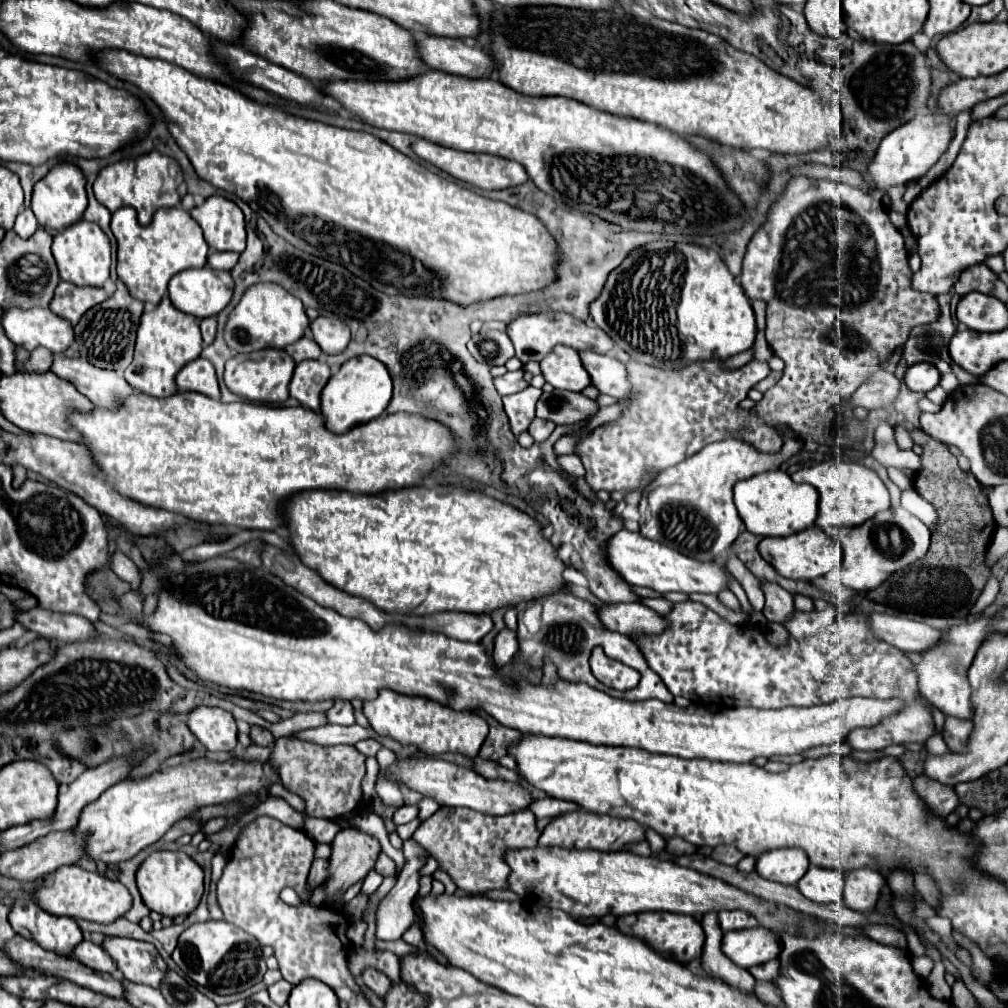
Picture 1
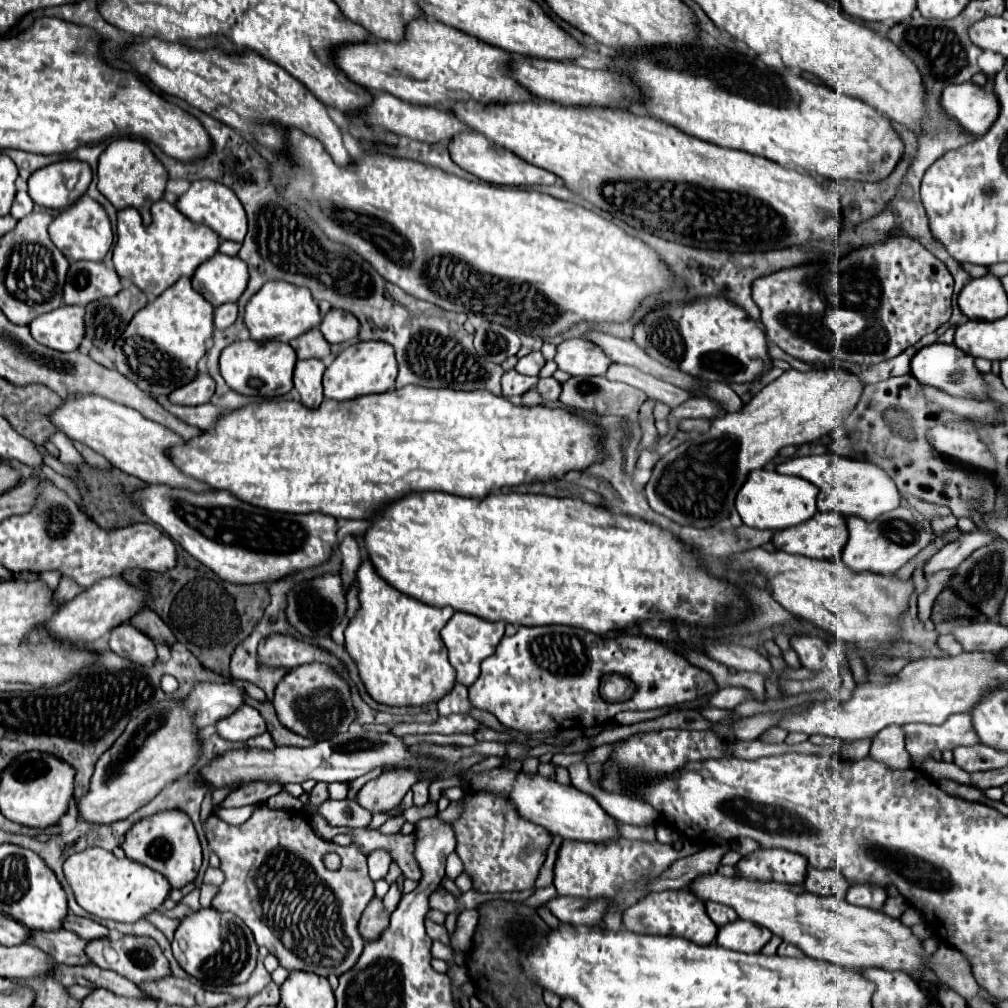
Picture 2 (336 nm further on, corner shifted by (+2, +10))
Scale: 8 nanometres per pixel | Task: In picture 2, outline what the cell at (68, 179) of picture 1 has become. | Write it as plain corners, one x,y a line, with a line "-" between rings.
60,160
36,170
28,178
28,196
54,210
64,210
72,206
92,182
92,170
80,160

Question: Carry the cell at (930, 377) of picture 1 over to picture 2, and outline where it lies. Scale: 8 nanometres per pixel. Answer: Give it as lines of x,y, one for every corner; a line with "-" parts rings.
934,342
922,350
916,352
916,356
910,362
910,372
920,384
928,384
934,388
940,388
952,396
964,396
964,398
984,398
988,396
986,384
982,380
982,374
974,368
974,358
958,350
954,344
940,344

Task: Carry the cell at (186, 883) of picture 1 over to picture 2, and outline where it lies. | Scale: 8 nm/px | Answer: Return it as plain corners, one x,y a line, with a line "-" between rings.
180,810
160,812
136,822
128,830
122,848
130,860
136,860
166,876
172,888
184,888
188,882
194,882
202,864
202,848
194,824

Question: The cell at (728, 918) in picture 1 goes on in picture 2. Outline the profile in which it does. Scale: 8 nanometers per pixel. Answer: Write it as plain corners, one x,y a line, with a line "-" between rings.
706,902
706,910
708,910
708,916
712,918
712,922
718,928
724,926
724,924
728,924
728,922
738,920
738,914
732,908
728,908
724,904
718,904
718,902

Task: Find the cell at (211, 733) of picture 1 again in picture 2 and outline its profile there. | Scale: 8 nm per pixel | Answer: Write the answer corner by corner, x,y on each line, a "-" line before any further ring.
242,704
234,714
216,722
216,732
230,742
246,742
248,738
266,732
266,724
256,708

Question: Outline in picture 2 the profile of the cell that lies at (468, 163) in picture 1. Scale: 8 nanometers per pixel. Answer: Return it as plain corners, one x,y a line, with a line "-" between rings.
460,132
460,134
456,134
448,142
448,152
450,152
450,158
460,168
464,168
466,172
470,172
476,178
480,178
484,182
490,182
490,184
500,184
500,186
534,186
534,184
544,184
544,186
550,186
550,184
558,182
558,176
554,176
552,172
536,168
534,164
528,164
526,160
518,158
510,150
494,146
488,138
482,138
482,134
476,134
476,132

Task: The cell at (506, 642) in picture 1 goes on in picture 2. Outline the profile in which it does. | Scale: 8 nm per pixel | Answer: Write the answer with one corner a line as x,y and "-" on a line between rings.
456,612
448,624
442,628
442,640
448,648
452,666
456,668
456,682
464,684
464,686
472,686
478,676
480,676
480,664
484,658
488,658
490,654
494,654
500,638
504,636
504,622
488,622
482,620
478,616
466,614
466,612

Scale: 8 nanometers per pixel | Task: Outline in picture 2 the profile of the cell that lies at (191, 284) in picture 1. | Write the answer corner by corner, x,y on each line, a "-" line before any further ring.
218,252
204,264
200,264
192,276
192,286
212,306
236,302
248,284
246,264
238,256
226,256

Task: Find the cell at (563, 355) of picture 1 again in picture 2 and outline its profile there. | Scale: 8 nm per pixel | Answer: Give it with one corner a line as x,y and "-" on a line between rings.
572,338
558,344
554,362
570,376
604,376
610,366
610,358
584,338

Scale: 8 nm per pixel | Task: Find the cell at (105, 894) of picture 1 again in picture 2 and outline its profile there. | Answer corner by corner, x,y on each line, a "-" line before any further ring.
88,848
72,854
64,862
62,870
68,886
76,896
76,902
92,916
104,920
136,922
146,914
154,912
158,906
162,906
170,892
170,884
162,874
128,858
118,860
112,852
102,848

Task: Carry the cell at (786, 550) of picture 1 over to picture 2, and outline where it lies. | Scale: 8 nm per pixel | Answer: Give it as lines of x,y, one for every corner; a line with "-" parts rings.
816,512
816,516
812,516
808,522
784,528
772,538
776,550
830,560
842,558
846,540
846,516
836,512

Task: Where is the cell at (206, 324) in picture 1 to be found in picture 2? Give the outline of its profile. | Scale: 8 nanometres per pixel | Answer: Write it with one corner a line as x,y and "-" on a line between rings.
222,304
214,310
214,326
218,330
226,330
228,326
232,326
236,316
238,316
238,306
236,304

